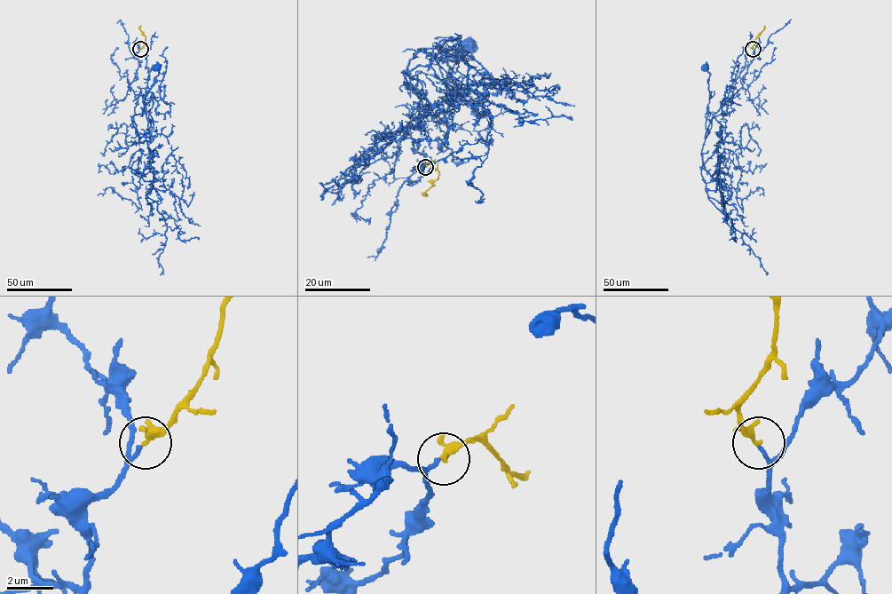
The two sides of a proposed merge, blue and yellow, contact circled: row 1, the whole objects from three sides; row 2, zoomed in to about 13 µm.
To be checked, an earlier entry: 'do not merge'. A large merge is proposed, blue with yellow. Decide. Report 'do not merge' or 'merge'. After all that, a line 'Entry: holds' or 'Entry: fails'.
merge
Entry: fails

